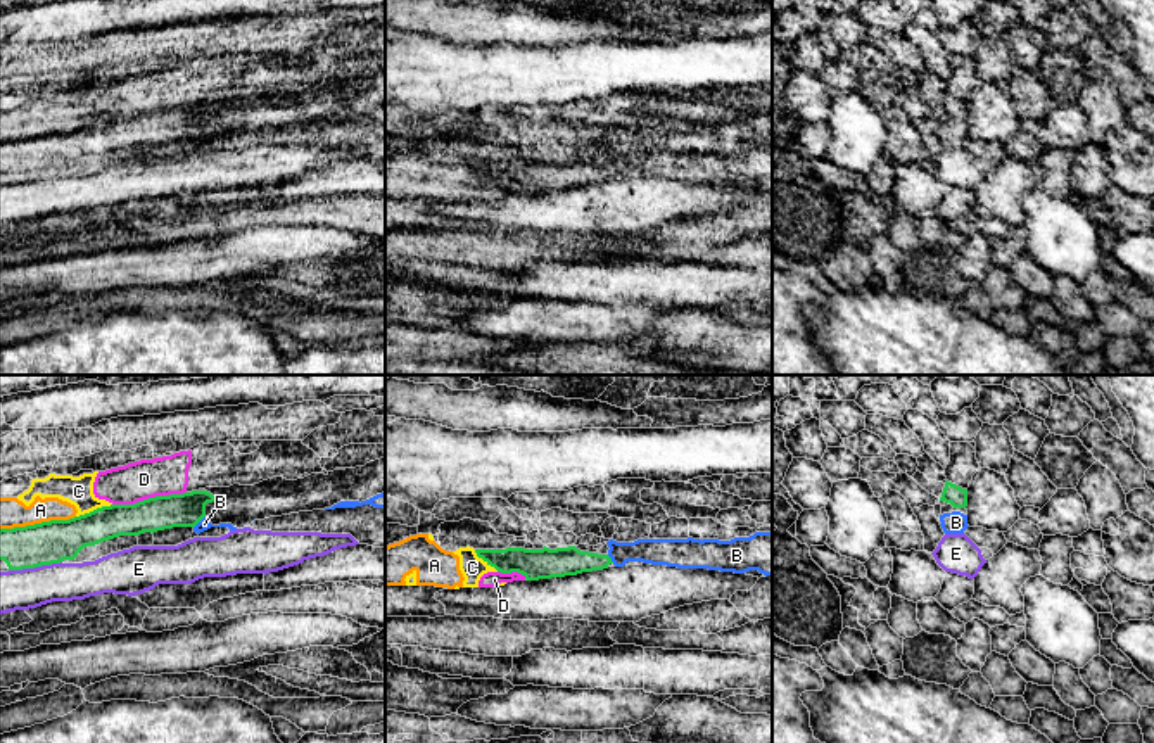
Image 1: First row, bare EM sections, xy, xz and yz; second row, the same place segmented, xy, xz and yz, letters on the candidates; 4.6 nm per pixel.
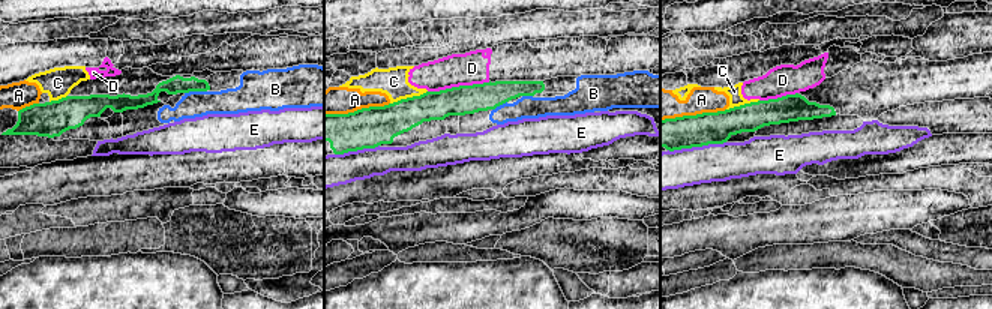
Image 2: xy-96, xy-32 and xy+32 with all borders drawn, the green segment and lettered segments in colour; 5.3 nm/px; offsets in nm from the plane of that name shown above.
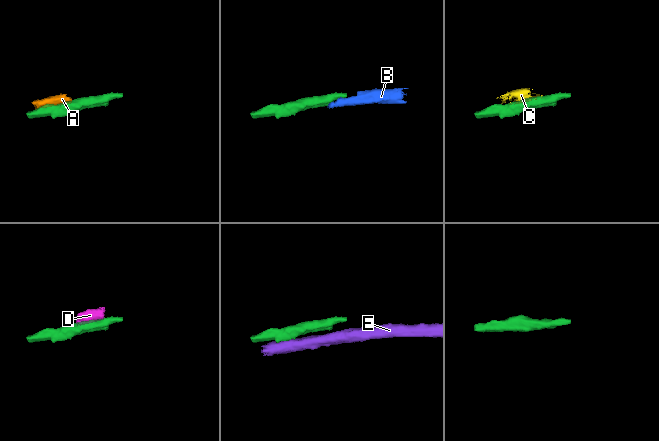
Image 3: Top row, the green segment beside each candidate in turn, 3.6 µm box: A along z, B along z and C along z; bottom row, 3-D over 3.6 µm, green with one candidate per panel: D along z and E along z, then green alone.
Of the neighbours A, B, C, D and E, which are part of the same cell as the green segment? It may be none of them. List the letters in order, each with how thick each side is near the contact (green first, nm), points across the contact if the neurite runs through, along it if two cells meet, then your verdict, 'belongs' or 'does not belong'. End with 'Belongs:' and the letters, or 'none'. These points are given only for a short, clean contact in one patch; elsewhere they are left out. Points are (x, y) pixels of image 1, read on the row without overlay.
A: calibres 200 and 130 nm; does not belong
B: calibres 160 and 60 nm; belongs
C: calibres 200 and 140 nm; border xy (111, 116), (76, 130); does not belong
D: calibres 160 and 180 nm; border xy (185, 104), (113, 118); does not belong
E: calibres 200 and 190 nm; border xy (61, 173), (50, 178), (9, 184); does not belong
Belongs: B

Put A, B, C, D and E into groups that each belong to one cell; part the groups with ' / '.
A C D / B / E

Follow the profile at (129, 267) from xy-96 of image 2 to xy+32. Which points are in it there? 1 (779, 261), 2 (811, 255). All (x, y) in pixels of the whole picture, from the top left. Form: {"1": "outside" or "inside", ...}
{"1": "outside", "2": "outside"}

